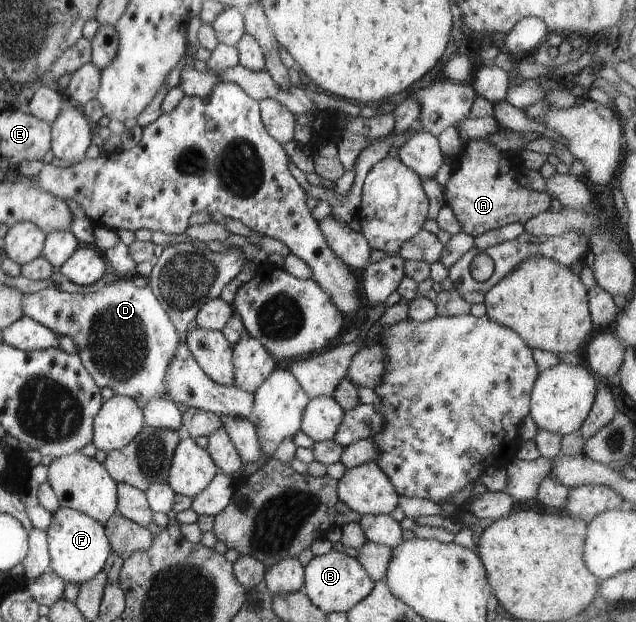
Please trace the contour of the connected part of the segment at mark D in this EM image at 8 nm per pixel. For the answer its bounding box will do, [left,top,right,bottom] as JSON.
[22,277,184,401]

